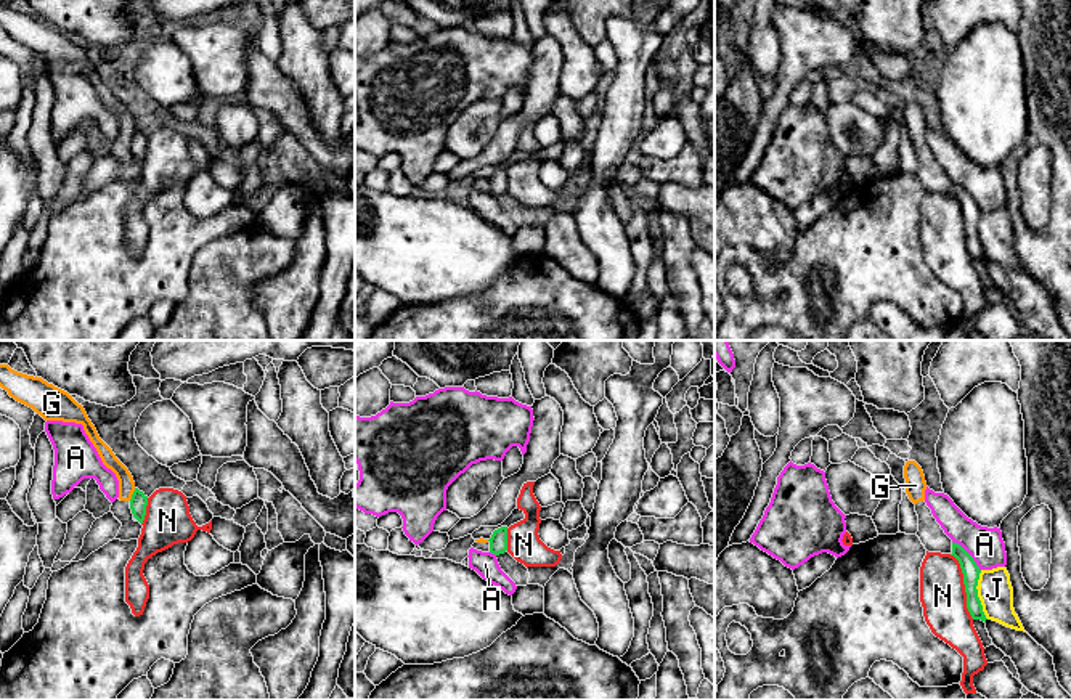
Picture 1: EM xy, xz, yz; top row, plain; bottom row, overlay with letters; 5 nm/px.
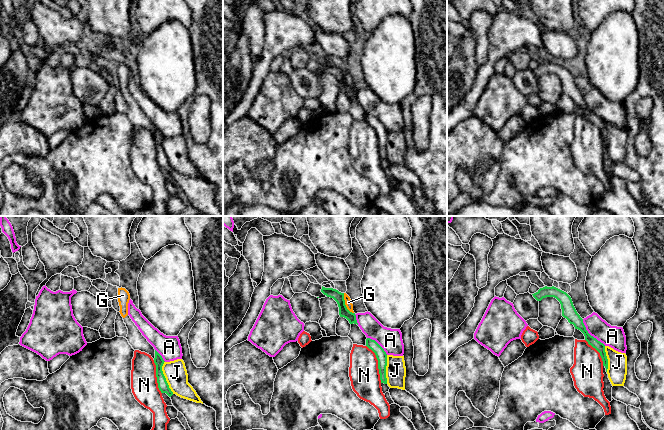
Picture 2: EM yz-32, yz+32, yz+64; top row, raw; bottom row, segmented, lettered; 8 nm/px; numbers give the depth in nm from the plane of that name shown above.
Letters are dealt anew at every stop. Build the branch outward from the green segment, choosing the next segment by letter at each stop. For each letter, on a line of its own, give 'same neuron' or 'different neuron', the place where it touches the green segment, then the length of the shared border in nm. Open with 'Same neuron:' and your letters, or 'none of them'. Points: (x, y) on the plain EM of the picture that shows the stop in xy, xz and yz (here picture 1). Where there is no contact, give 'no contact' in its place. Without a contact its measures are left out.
Same neuron: none of them
A: different neuron; contact yz (969, 195); length 200 nm
G: different neuron; contact xy (132, 135); length 70 nm
J: different neuron; contact yz (977, 235); length 260 nm
N: different neuron; contact yz (965, 227); length 340 nm

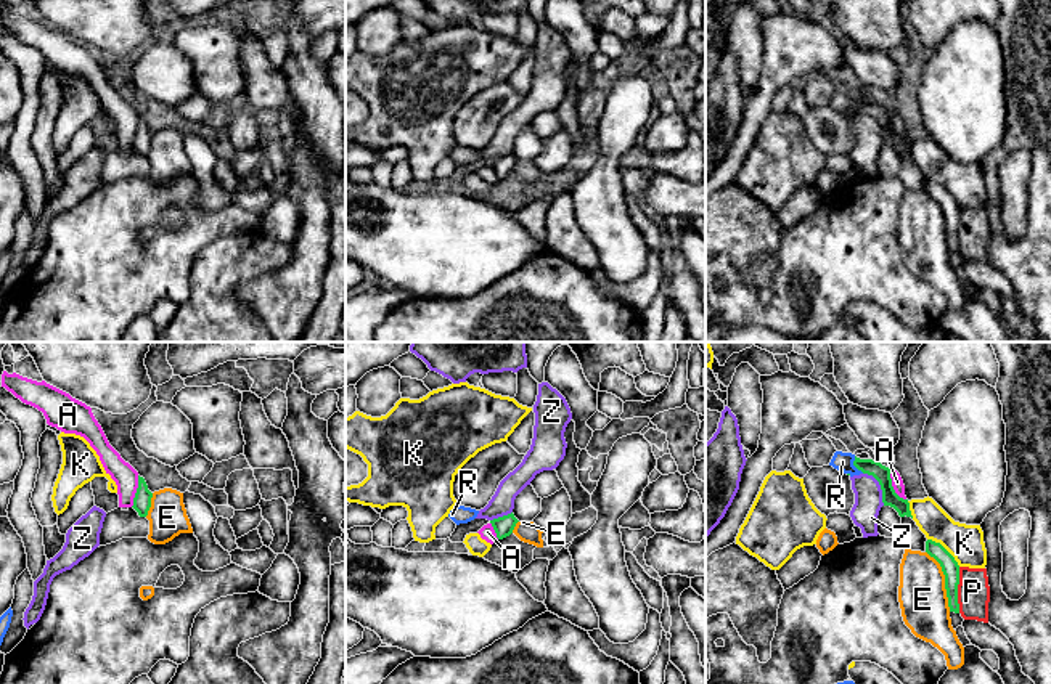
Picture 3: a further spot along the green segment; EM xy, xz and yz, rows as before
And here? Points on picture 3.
Same neuron: R
A: different neuron; contact yz (891, 126); length 190 nm
E: different neuron; contact yz (945, 222); length 320 nm
K: different neuron; contact yz (945, 190); length 220 nm
P: different neuron; contact yz (956, 230); length 240 nm
R: same neuron; contact yz (855, 106); length 100 nm
Z: different neuron; contact yz (881, 127); length 200 nm

